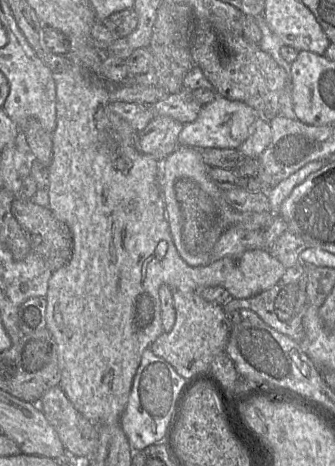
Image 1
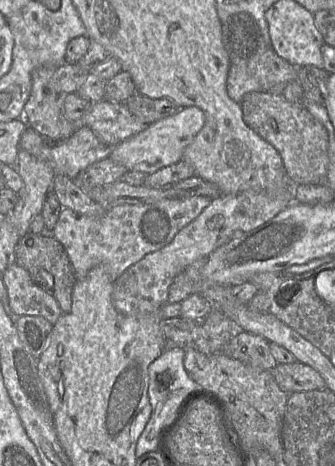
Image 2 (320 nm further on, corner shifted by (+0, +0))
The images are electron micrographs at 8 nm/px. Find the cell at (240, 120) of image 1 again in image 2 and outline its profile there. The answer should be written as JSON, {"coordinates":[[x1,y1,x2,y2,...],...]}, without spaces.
{"coordinates":[[196,106,180,108,168,117,148,124,142,131,113,147,109,155,114,162,123,165,127,171,139,171,150,175,157,170,182,160,188,144,202,129,204,112]]}

